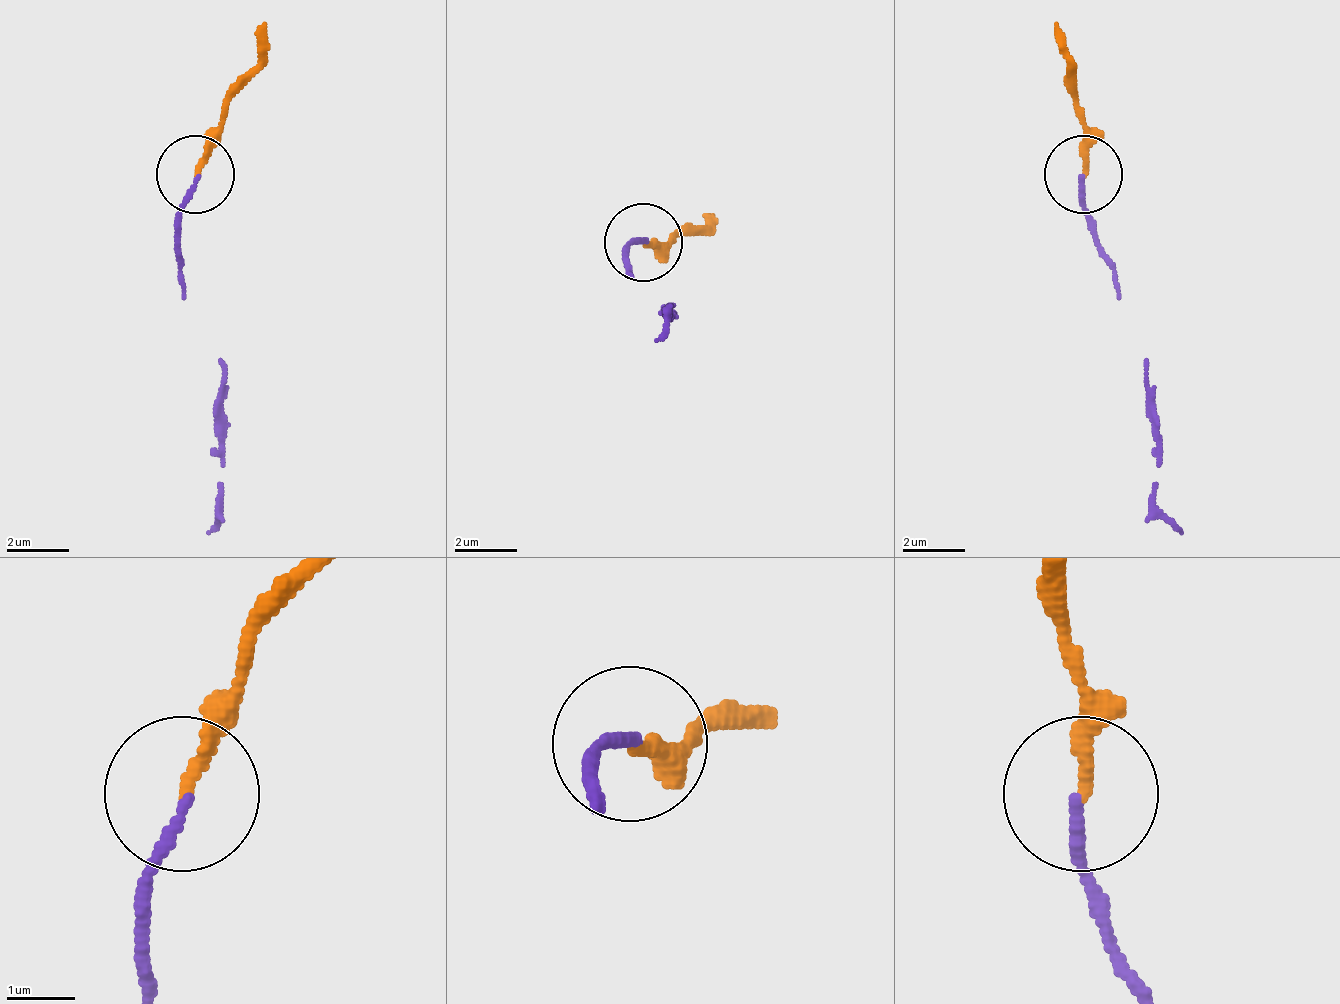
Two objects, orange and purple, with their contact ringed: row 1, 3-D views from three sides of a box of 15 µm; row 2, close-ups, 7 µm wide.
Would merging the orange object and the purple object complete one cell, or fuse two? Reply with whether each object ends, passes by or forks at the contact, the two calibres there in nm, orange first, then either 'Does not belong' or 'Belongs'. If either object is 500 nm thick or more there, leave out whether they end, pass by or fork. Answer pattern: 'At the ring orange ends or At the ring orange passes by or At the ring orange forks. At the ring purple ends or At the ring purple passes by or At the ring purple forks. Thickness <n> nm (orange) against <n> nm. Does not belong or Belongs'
At the ring orange ends. At the ring purple ends. Thickness 180 nm (orange) against 150 nm. Does not belong

